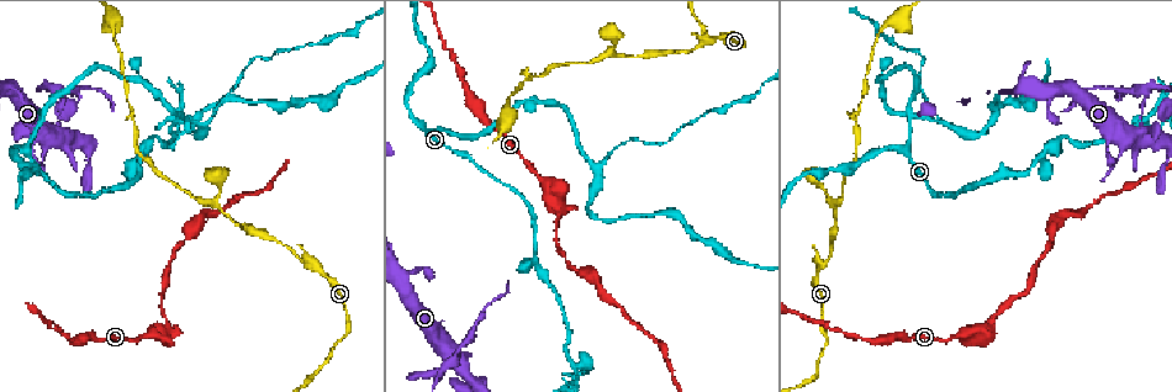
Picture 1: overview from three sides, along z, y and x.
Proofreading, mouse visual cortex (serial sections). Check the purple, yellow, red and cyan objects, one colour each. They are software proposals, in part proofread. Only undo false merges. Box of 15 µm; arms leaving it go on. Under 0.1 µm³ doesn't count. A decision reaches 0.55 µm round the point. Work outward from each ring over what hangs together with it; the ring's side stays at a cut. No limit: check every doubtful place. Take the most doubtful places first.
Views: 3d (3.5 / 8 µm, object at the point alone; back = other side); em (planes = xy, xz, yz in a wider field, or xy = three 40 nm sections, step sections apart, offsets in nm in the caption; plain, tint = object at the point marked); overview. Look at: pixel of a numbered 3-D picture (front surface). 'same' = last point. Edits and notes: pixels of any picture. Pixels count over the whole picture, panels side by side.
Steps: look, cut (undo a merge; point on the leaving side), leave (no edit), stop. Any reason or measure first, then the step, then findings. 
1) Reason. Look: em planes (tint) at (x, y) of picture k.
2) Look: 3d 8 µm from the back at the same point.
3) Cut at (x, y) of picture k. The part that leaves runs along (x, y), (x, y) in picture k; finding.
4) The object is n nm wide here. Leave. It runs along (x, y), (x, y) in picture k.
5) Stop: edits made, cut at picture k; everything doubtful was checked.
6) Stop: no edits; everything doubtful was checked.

A fork. Look: 3d 3.5 µm from the back at (1143, 118) of picture 1.

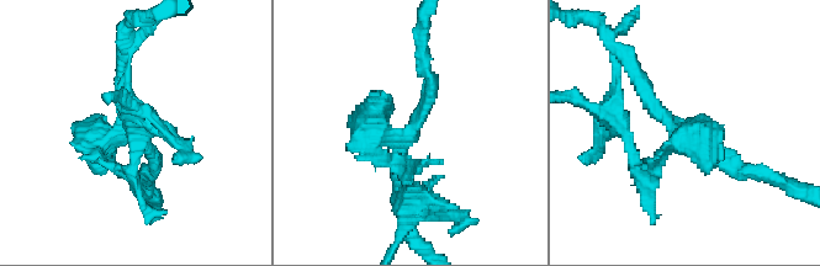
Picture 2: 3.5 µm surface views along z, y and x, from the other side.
Look: em xy step 1 (tint) at (408, 133) of picture 2.

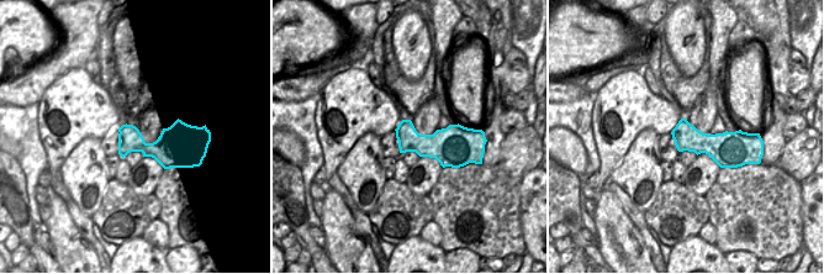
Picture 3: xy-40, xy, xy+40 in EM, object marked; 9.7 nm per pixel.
Leave. It runs along (426, 72), (414, 128), (373, 138), (396, 160) in picture 2; one cell here.

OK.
Calibre changes. Look: 3d 3.5 µm at (856, 114) of picture 1.

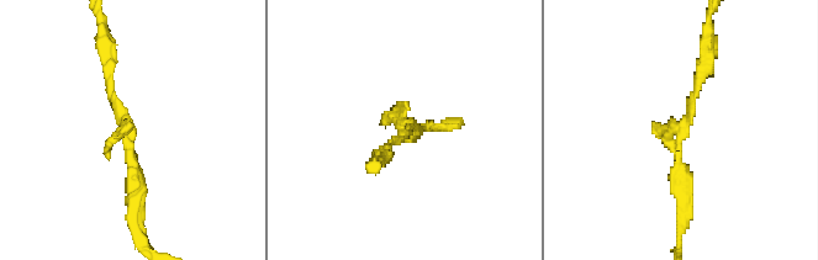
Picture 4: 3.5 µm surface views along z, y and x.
The arms are 100, 250 nm wide. Look: em xy step 2 (tint) at (682, 139) of picture 4.

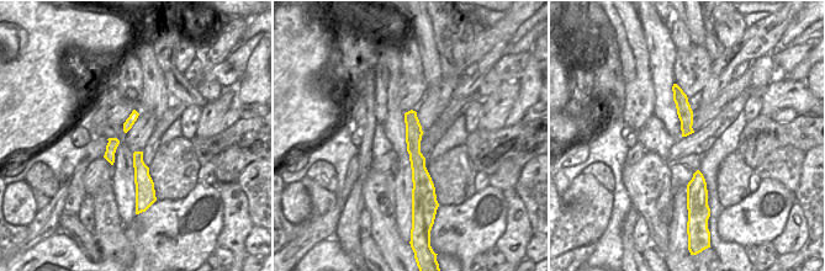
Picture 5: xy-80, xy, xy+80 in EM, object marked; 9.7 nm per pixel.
Leave. It runs along (411, 113), (418, 191) in picture 5; all the same cell.

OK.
Arms part here. Look: 3d 8 µm at (25, 153) of picture 1.

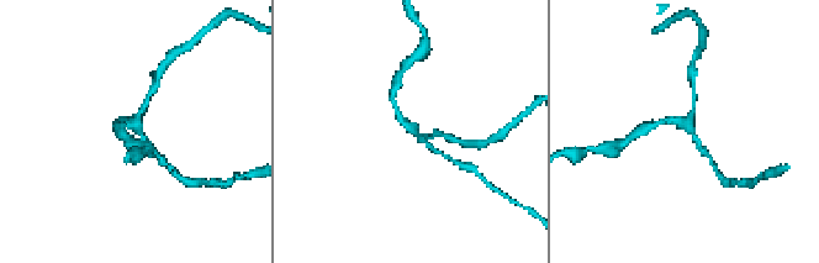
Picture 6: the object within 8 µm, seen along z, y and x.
Look: 3d 3.5 µm at (691, 122) of picture 6.

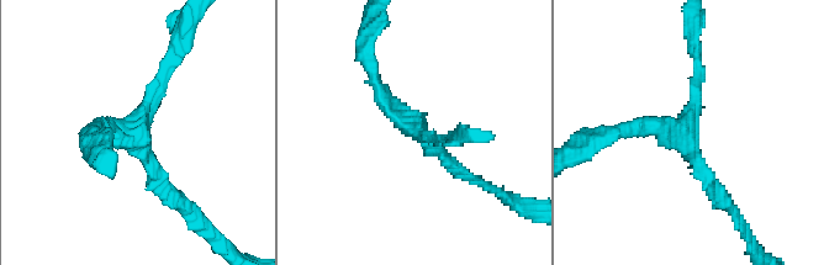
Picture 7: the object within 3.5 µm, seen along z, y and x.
Look: em planes (tint) at (683, 135) of picture 7.

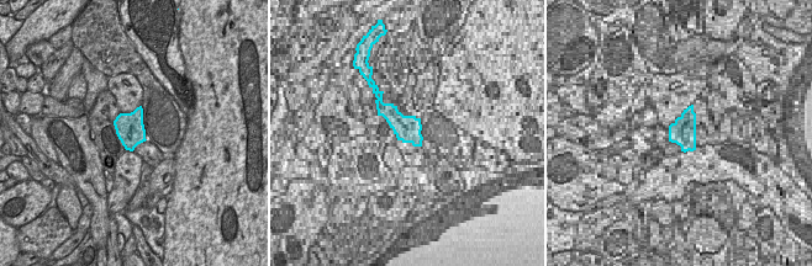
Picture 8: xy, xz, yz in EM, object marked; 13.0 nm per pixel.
The object is 380 nm wide here. Leave. It runs along (723, 201), (685, 139), (697, 64) in picture 7; all the same cell.

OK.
Thin arm on a thick one. Look: 3d 3.5 µm at (201, 125) of picture 1.

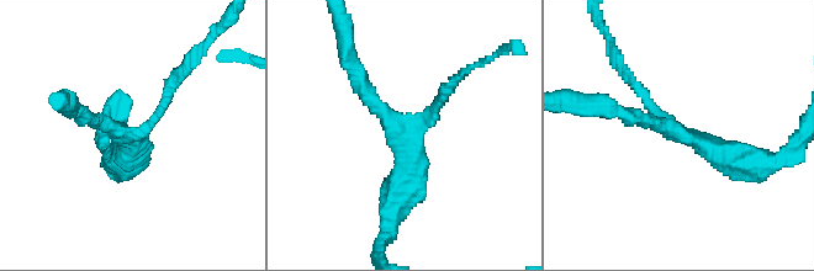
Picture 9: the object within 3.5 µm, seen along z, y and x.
3 arms meet here; the arms are 100, 200, 400 nm wide. Look: em xy step 1 (tint) at (397, 130) of picture 9.

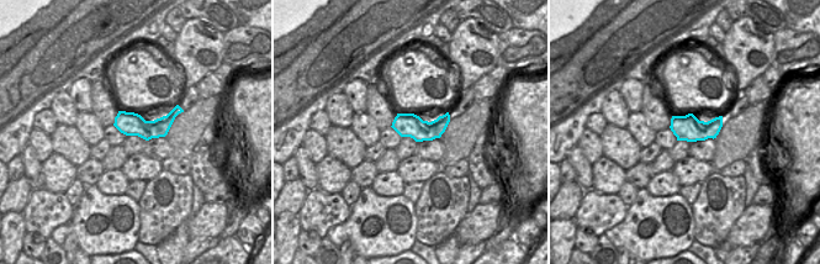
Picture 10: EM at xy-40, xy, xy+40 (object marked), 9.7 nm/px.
The object is 240 nm wide here. Leave. It runs along (619, 111), (746, 160) in picture 9; all the same cell.

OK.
Two arms in line, one across. Look: 3d 3.5 µm at (450, 364) of picture 1.

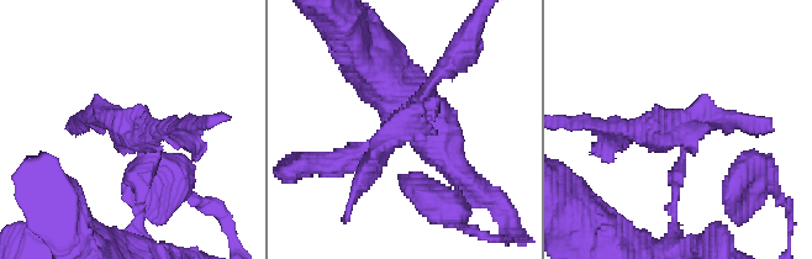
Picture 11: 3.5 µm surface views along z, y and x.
3 arms meet here; the arms are 150, 200, 250 nm wide. Look: em xy step 3 (tint) at (409, 132) of picture 11.

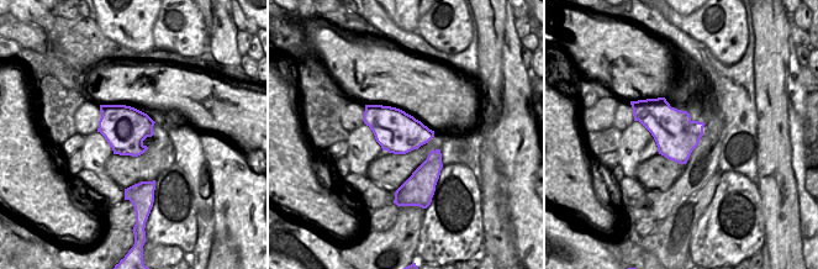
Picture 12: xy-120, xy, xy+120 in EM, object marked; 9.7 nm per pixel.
Look: em xy step 1 (tint) at the same point.

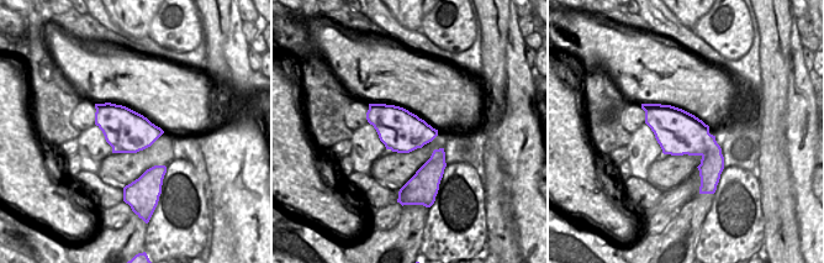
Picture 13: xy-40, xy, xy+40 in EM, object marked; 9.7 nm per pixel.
Cut at (141, 115) of picture 11. A border runs along (714, 136), (708, 151), (702, 157) in picture 13; a second cell is stuck on.

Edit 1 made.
Stop: edits made, cut at picture 11; everything doubtful was checked.

